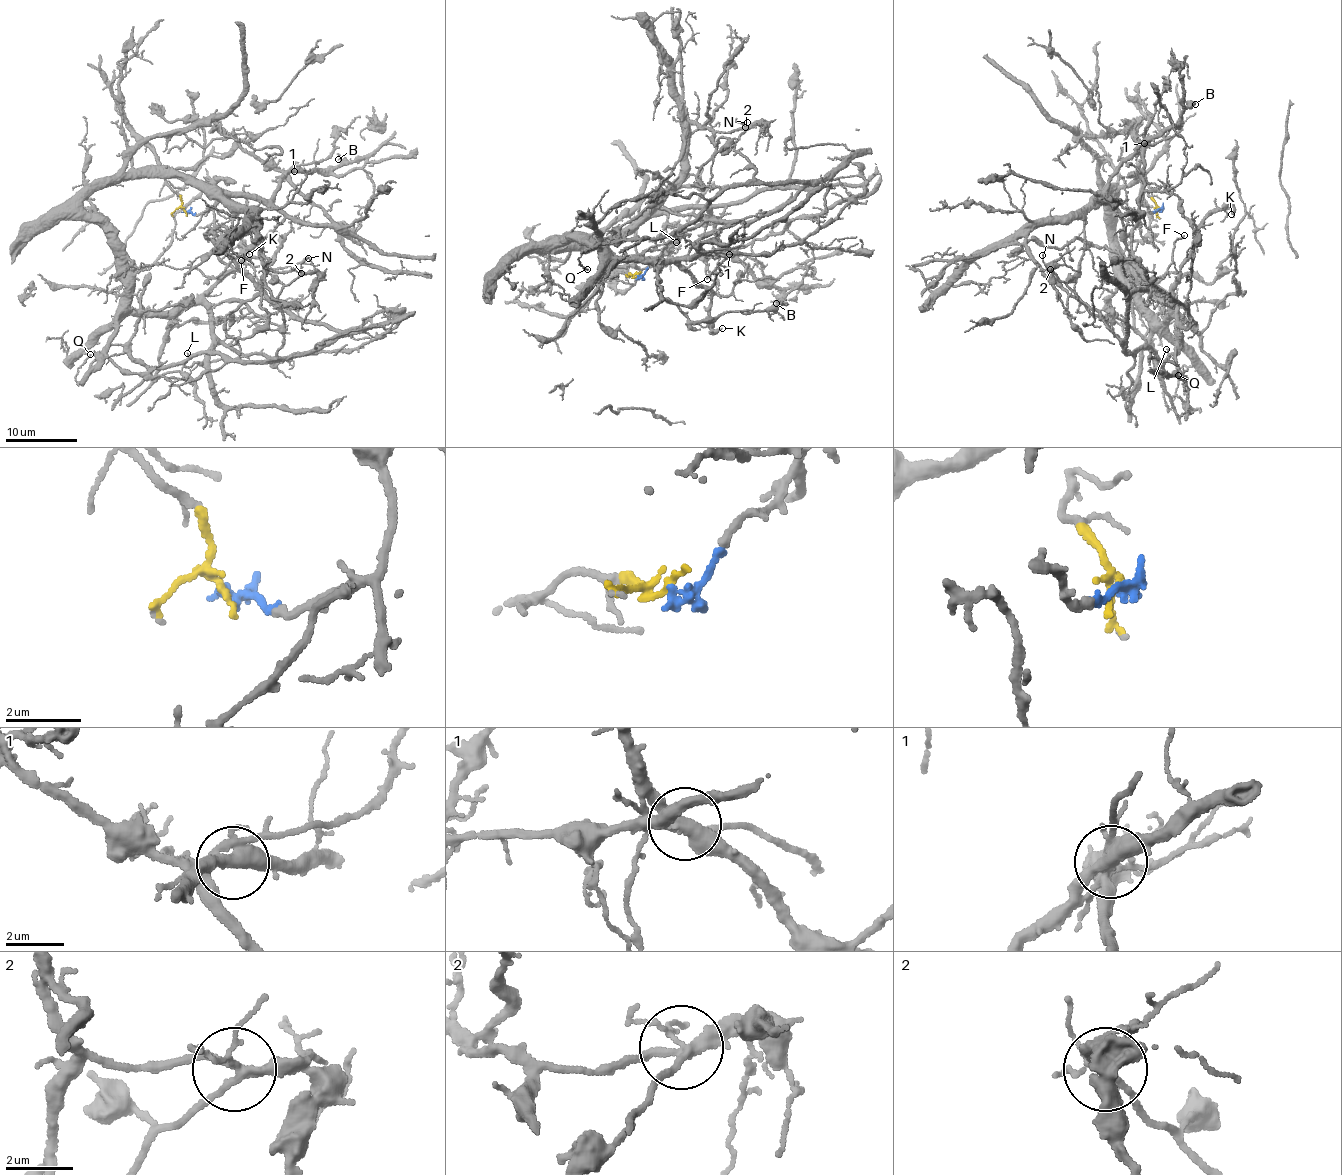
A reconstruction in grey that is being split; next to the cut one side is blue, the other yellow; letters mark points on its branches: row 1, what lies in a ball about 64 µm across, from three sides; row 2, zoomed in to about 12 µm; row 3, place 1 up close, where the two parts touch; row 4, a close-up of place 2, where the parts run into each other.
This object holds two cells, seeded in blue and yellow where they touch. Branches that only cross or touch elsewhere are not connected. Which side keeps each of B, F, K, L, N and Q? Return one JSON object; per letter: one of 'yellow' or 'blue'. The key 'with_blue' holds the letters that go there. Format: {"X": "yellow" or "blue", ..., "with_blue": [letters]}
{"B": "yellow", "F": "blue", "K": "yellow", "L": "blue", "N": "blue", "Q": "blue", "with_blue": ["F", "L", "N", "Q"]}

